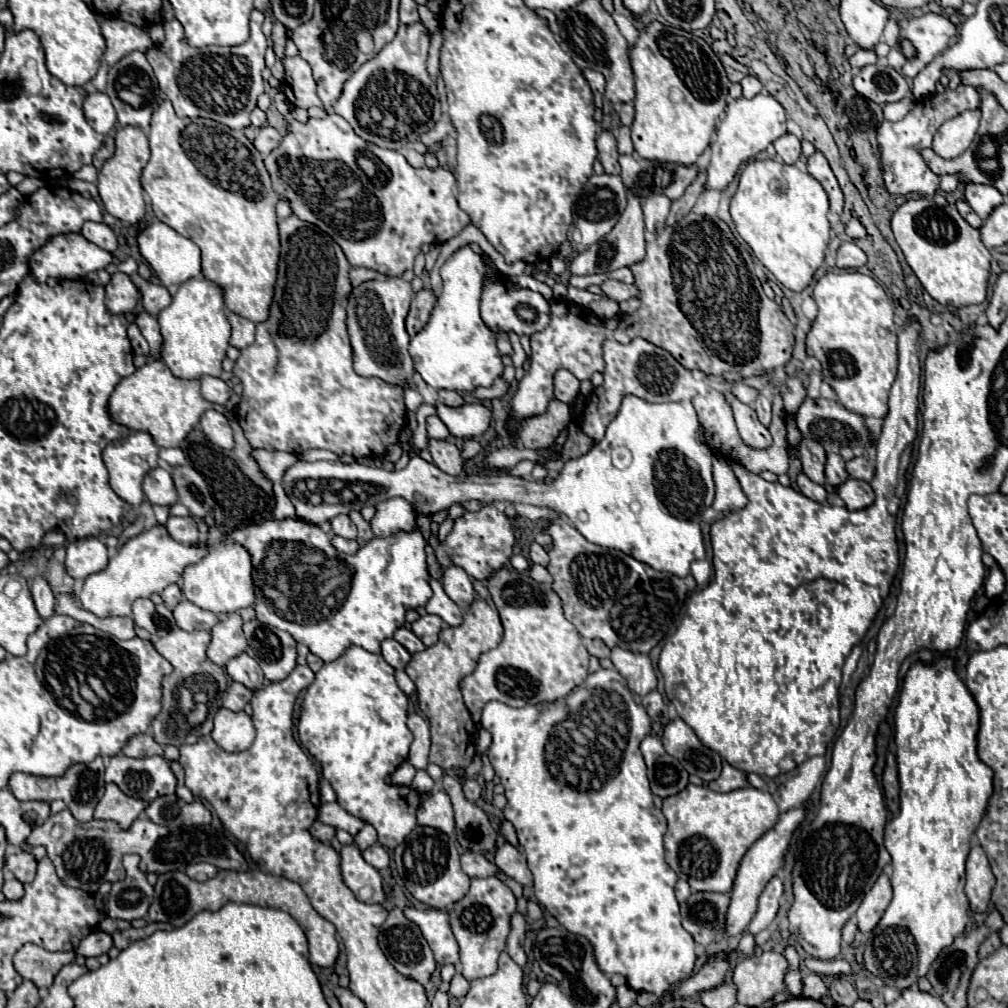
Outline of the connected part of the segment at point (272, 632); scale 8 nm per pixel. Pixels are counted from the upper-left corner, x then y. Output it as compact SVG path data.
M257 618L245 622L243 632L247 638L245 652L257 660L269 682L281 682L293 672L297 652L295 640L287 632L267 626Z

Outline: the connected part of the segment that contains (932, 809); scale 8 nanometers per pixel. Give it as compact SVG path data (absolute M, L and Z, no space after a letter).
M949 658L935 660L933 666L925 666L923 662L911 666L899 694L893 722L901 784L899 814L885 826L885 848L893 858L893 900L879 920L879 926L875 926L867 938L863 960L865 968L883 980L885 986L903 992L915 986L919 978L927 976L929 966L937 960L939 952L965 932L969 922L969 900L963 892L965 860L971 836L985 814L985 802L993 790L993 770L977 758L977 704L967 686L959 680L953 660Z

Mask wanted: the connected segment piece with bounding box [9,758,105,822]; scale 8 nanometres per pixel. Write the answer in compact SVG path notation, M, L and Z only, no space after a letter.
M95 758L89 764L77 764L71 766L67 770L65 776L61 778L43 778L43 776L33 776L33 774L23 774L23 772L15 772L9 778L9 788L15 794L17 800L39 800L39 802L53 802L57 798L61 798L67 808L71 810L71 814L79 820L79 822L89 822L93 818L95 806L101 800L101 794L105 792L105 780L103 780L103 760Z

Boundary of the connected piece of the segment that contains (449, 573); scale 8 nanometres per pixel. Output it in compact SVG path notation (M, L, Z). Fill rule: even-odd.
M451 566L443 572L443 580L441 580L447 596L461 608L467 610L473 600L475 600L475 590L473 590L473 582L471 578L465 574L465 570Z

